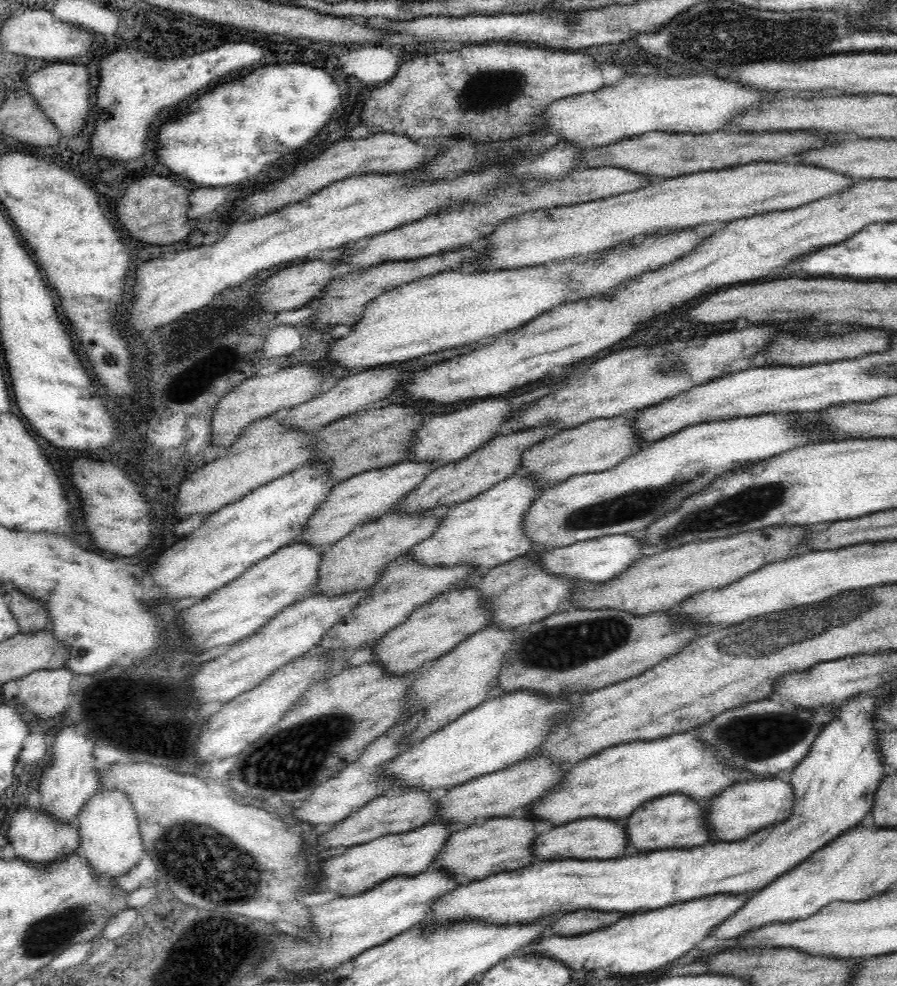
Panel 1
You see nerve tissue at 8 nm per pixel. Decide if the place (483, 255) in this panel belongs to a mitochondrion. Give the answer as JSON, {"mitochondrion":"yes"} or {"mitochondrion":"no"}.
{"mitochondrion":"no"}

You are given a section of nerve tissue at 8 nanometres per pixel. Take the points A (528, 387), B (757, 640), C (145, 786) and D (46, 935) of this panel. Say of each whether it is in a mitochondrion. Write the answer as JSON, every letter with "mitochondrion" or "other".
{"A":"other","B":"mitochondrion","C":"other","D":"mitochondrion"}

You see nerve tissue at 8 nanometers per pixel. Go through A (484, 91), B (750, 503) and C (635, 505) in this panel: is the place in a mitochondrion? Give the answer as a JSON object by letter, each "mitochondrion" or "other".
{"A":"mitochondrion","B":"mitochondrion","C":"mitochondrion"}

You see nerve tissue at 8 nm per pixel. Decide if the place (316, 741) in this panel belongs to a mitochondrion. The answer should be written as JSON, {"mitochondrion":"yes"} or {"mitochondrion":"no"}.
{"mitochondrion":"yes"}

